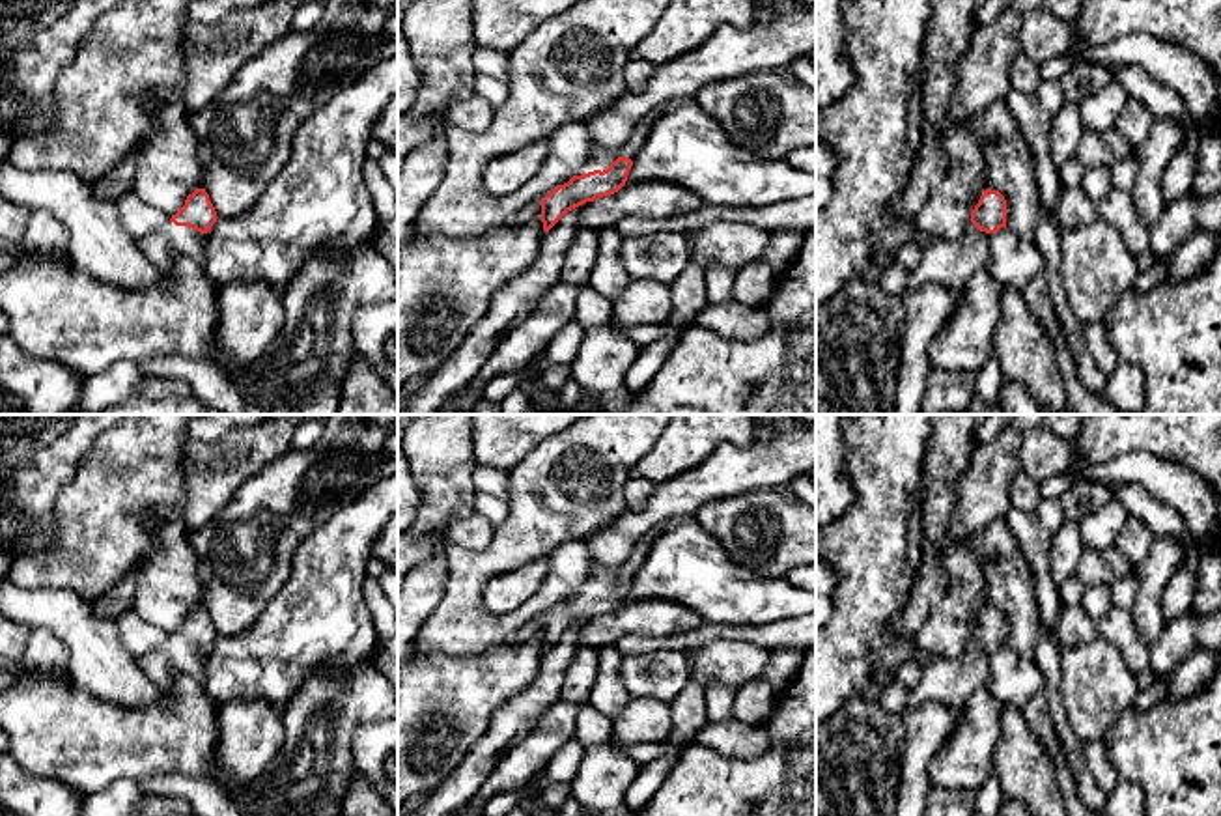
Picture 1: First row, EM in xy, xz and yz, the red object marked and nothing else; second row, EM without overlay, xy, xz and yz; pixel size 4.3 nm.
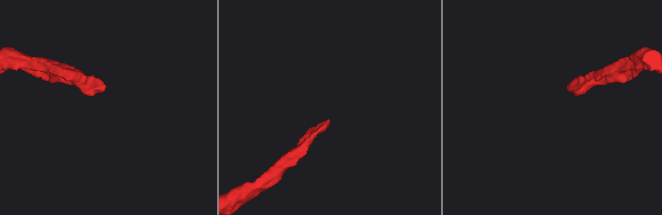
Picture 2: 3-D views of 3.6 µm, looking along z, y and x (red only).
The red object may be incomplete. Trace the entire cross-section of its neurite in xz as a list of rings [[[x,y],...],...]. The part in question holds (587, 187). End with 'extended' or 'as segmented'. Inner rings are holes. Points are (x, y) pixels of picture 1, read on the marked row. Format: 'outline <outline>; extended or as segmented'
outline [[[659,112],[650,114],[616,151],[592,146],[584,166],[541,200],[543,232],[549,232],[568,211],[618,192],[659,118]]]; extended

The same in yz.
outline [[[986,189],[960,239],[933,237],[920,248],[919,265],[907,274],[907,291],[937,284],[961,293],[971,276],[986,267],[989,237],[1001,228],[1006,228],[1006,200],[999,190]]]; extended

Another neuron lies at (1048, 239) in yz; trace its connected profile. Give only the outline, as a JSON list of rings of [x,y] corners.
[[[1044,205],[1038,211],[1038,228],[1032,241],[1044,260],[1042,276],[1047,282],[1047,293],[1053,302],[1057,319],[1064,336],[1068,338],[1070,351],[1074,355],[1077,375],[1090,392],[1103,392],[1107,375],[1098,368],[1096,360],[1087,349],[1083,338],[1083,325],[1072,312],[1064,284],[1060,282],[1060,233],[1055,218]]]

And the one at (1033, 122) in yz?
[[[1016,88],[1008,91],[1006,105],[1031,148],[1040,205],[1053,217],[1064,185],[1047,148],[1051,116],[1040,106],[1036,93],[1019,91]]]

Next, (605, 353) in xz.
[[[618,327],[586,329],[571,364],[571,379],[597,398],[599,415],[624,415],[633,392],[625,375],[639,357],[640,345]]]

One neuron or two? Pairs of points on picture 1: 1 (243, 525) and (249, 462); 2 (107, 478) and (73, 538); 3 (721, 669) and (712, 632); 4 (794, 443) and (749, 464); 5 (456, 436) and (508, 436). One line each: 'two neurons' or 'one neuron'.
1: two neurons
2: one neuron
3: two neurons
4: one neuron
5: two neurons

